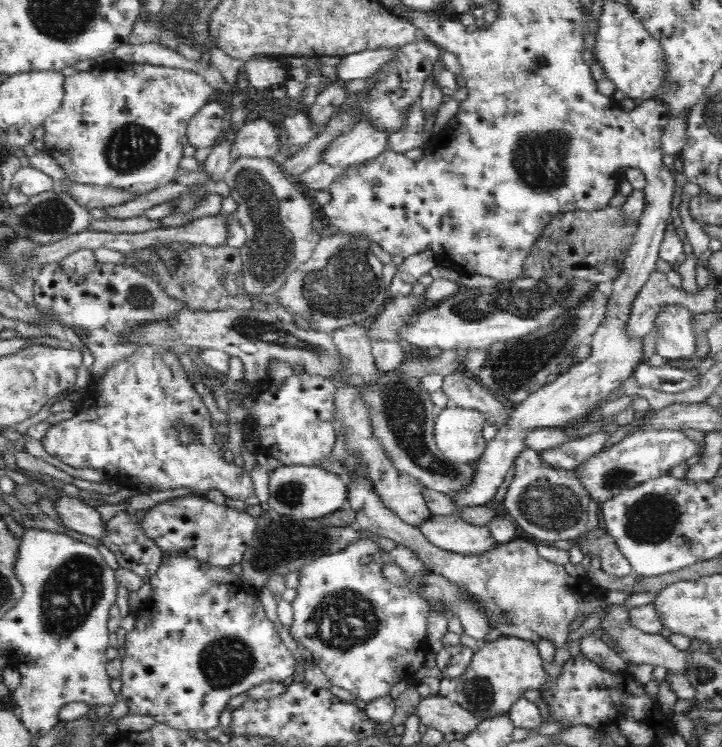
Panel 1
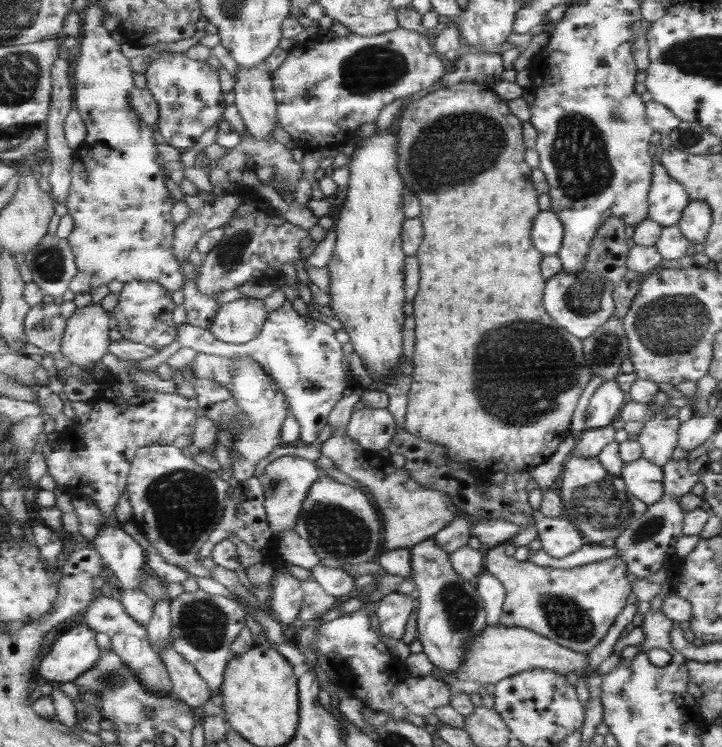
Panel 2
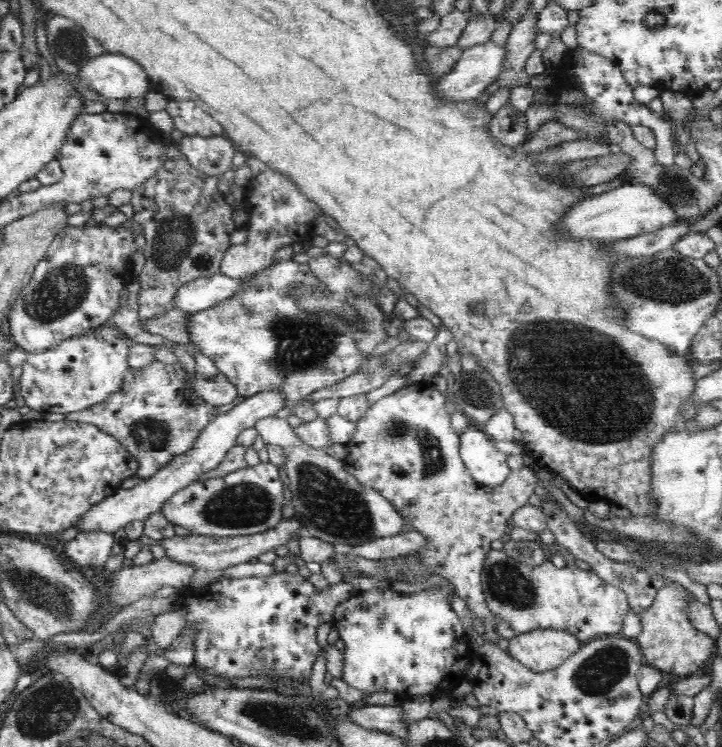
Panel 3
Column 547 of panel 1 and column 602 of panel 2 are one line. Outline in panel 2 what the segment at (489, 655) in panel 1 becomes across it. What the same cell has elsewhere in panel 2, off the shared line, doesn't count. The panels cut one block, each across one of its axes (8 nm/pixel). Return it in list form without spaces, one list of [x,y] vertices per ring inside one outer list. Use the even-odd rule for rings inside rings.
[[[503,625],[490,626],[479,637],[474,639],[472,646],[467,652],[465,666],[455,672],[447,674],[441,668],[435,668],[433,675],[451,685],[453,692],[465,694],[477,694],[479,686],[486,684],[497,684],[500,680],[525,672],[525,670],[551,670],[557,674],[569,674],[575,672],[579,676],[587,675],[587,686],[591,688],[593,700],[602,696],[603,678],[598,669],[593,672],[587,672],[591,666],[591,657],[585,651],[576,651],[567,646],[558,644],[556,640],[547,638],[547,636],[537,634],[536,631],[528,630],[522,627],[505,627]]]

